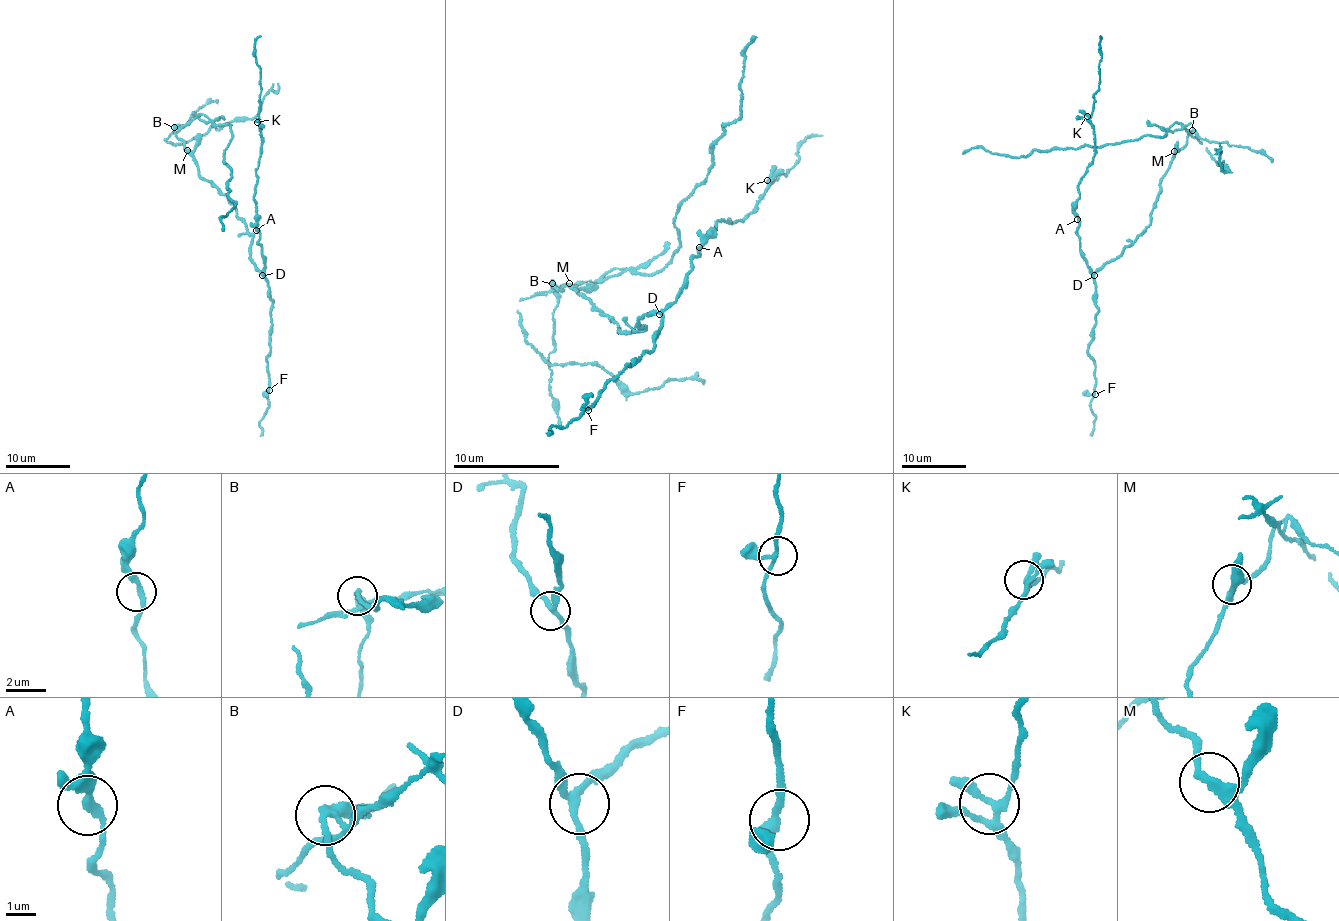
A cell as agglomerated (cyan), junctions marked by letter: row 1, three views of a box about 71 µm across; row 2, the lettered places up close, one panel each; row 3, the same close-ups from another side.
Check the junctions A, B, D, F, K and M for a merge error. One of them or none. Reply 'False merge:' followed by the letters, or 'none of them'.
False merge: B

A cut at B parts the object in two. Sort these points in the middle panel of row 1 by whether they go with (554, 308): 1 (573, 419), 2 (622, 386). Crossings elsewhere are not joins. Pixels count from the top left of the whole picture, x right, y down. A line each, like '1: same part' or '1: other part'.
1: other part
2: same part

